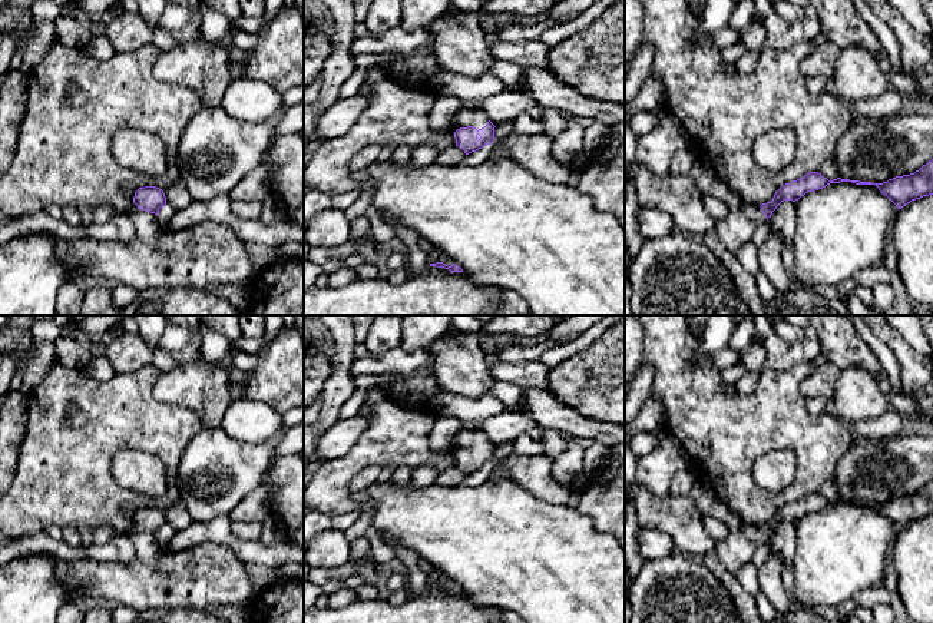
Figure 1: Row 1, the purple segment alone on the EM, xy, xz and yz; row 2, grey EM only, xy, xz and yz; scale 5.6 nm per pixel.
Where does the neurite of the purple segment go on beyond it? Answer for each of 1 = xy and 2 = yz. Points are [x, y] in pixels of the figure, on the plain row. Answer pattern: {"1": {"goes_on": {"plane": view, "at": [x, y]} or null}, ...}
{"1": {"goes_on": null}, "2": {"goes_on": {"plane": "yz", "at": [738, 547]}}}

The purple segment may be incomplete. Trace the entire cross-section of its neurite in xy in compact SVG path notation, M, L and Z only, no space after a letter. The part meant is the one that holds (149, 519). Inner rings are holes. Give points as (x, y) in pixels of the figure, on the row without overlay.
M145 507L135 513L133 524L142 531L158 536L159 530L166 526L166 518L162 510Z

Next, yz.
M933 480L910 496L896 497L883 504L860 503L850 500L828 501L818 493L810 493L803 498L783 506L774 516L771 523L755 526L742 524L738 530L717 543L715 553L722 560L727 570L735 574L745 563L750 563L755 550L762 546L777 527L784 521L798 521L808 513L815 513L830 504L851 503L856 506L876 506L879 511L887 517L897 530L901 530L912 521L933 516Z

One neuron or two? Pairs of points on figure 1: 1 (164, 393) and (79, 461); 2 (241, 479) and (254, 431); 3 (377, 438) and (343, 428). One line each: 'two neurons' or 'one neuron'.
1: two neurons
2: two neurons
3: two neurons

